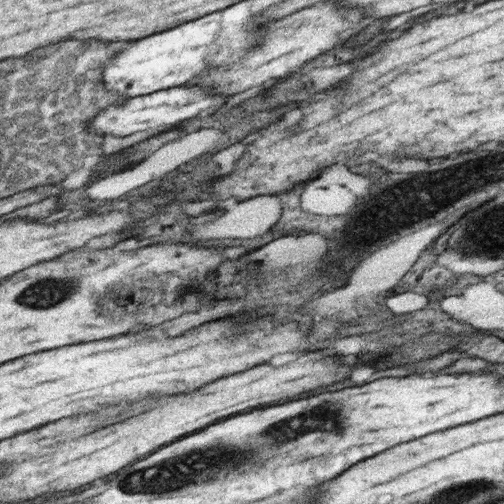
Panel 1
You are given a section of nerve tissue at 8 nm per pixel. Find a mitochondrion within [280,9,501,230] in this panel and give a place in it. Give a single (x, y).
(437, 199)

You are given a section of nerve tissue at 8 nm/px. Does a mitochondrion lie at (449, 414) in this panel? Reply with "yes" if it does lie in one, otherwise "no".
no

